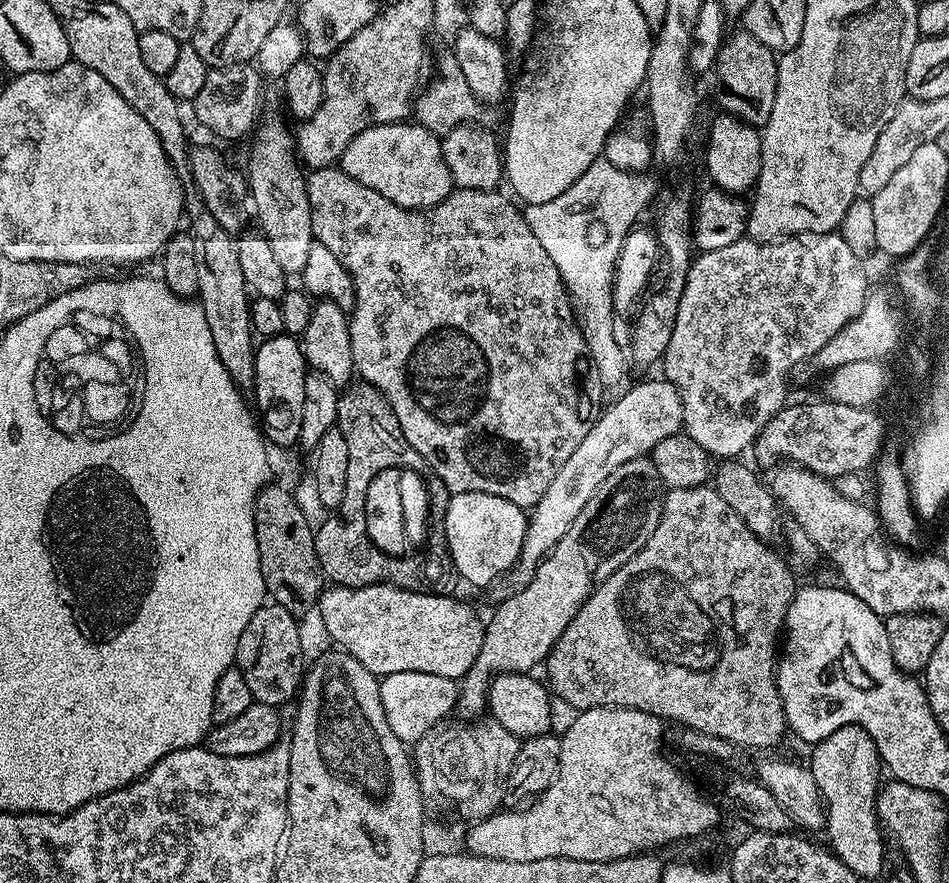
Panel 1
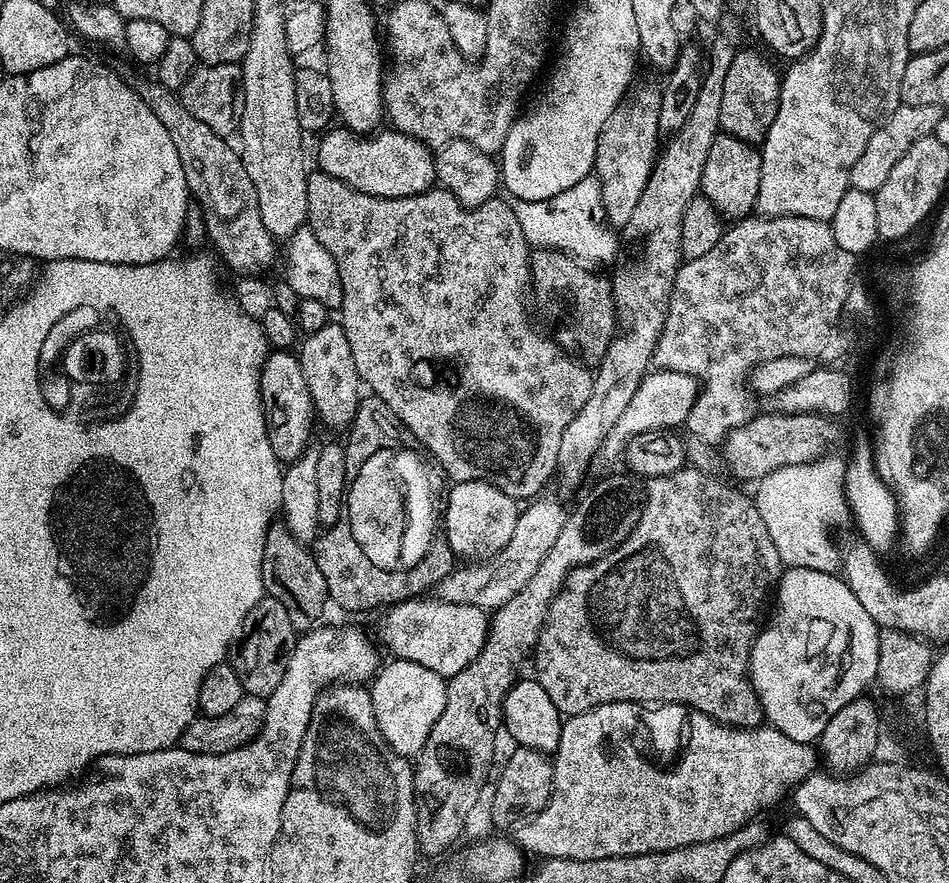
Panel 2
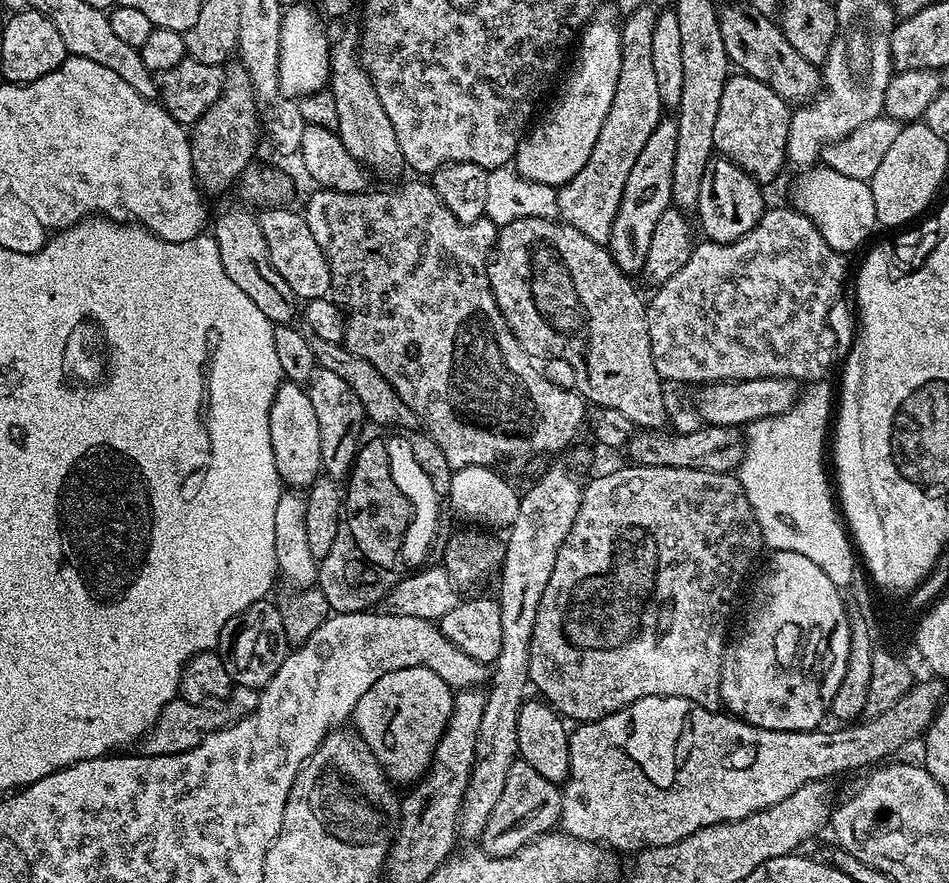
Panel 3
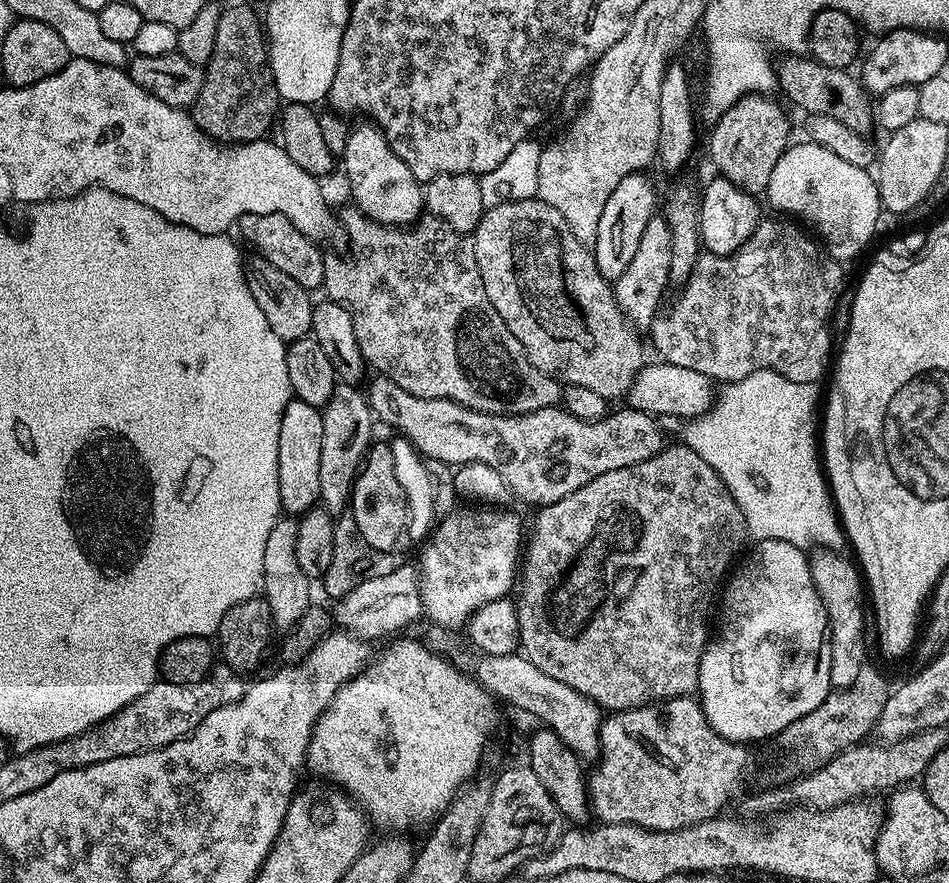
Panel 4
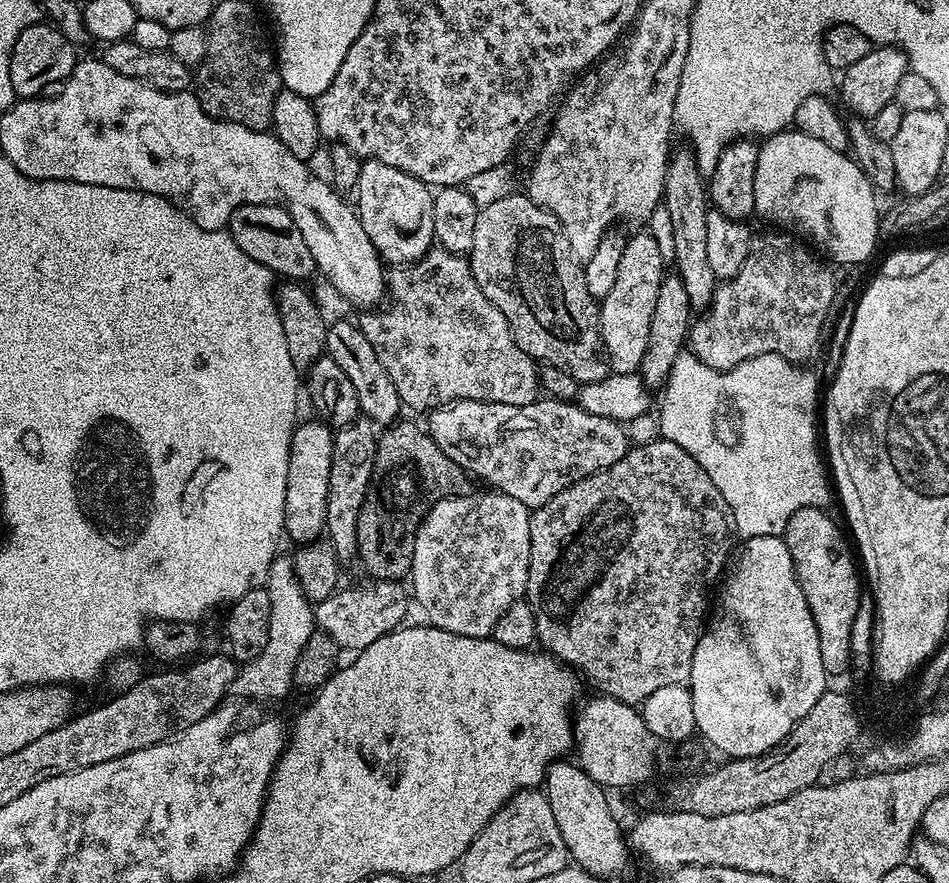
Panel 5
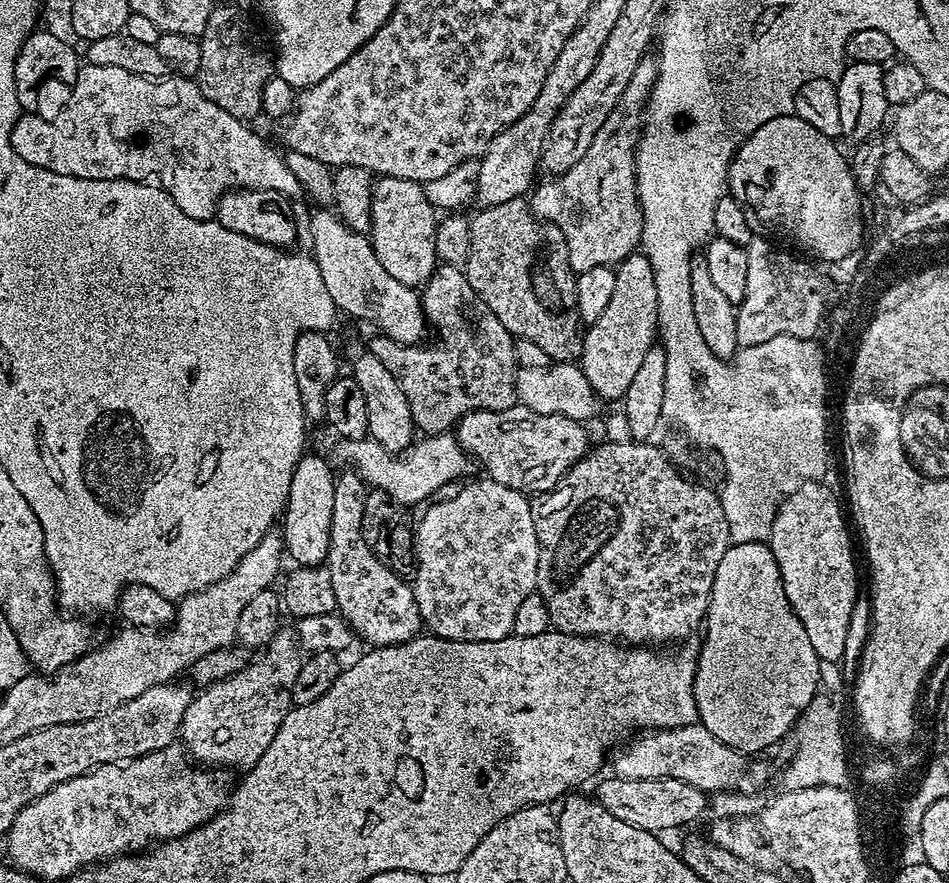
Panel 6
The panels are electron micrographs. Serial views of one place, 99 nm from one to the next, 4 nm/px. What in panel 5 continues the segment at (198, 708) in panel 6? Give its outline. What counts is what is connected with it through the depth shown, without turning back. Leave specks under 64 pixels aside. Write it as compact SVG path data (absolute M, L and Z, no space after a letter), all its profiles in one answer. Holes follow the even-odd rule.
M291 555L273 557L264 588L270 598L270 634L266 646L262 646L262 654L239 665L231 691L240 696L253 696L256 700L280 700L288 691L293 691L292 675L298 654L302 654L302 646L306 646L312 633L317 631L317 625L313 605L298 586Z

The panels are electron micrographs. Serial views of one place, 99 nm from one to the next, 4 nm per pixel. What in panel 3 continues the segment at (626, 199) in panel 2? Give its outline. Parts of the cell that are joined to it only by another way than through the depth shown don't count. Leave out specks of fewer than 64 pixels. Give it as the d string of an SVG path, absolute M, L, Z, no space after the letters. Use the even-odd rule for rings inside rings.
M641 6L633 10L623 21L620 41L622 42L622 70L618 70L618 90L614 90L614 102L610 102L610 112L602 130L598 130L598 142L586 158L586 166L574 174L565 184L559 185L556 194L556 211L563 223L574 226L590 242L607 245L618 206L622 202L622 190L630 169L646 138L654 134L662 115L662 105L658 94L658 82L654 79L654 61L650 58L650 38L654 34L657 9Z

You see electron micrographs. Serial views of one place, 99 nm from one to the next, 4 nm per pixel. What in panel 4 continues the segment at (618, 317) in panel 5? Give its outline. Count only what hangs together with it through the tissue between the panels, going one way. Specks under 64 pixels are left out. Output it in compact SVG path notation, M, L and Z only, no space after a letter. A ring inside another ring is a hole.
M657 214L646 224L638 251L634 254L630 266L614 282L616 301L629 324L640 330L651 329L652 321L661 311L660 303L664 300L664 291L670 288L670 226L666 226L663 215Z

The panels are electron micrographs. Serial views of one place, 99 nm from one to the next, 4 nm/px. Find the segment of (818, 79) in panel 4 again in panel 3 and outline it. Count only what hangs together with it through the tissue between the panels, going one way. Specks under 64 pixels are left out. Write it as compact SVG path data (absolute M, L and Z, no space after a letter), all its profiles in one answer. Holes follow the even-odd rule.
M740 2L740 4L728 4L725 8L723 5L719 9L719 14L722 42L726 42L726 54L735 67L736 64L740 67L737 69L743 75L753 76L758 78L758 82L768 84L770 90L774 90L774 94L778 94L778 98L788 101L789 105L799 106L807 101L815 100L822 87L821 69L815 64L806 62L806 58L802 58L802 54L798 54L798 50L794 50L794 46L790 46L790 42L786 42L779 23L774 22L769 13L763 12L761 8L750 6L747 2Z

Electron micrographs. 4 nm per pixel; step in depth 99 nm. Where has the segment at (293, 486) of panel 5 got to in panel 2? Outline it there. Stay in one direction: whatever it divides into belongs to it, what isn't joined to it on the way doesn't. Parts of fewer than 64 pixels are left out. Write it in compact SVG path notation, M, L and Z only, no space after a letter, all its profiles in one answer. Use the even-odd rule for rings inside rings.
M272 350L260 367L260 401L264 407L266 434L277 460L291 462L310 446L314 409L306 378L302 378L299 355L288 350Z

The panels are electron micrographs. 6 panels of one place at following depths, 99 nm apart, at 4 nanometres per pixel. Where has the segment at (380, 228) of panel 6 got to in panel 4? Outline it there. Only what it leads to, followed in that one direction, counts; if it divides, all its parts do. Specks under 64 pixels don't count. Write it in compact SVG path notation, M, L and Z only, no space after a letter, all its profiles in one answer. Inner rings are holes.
M371 122L363 123L349 131L342 157L348 188L356 199L355 207L379 224L407 226L416 223L425 211L424 184L416 180L414 174L410 174L410 166L394 154L384 131Z

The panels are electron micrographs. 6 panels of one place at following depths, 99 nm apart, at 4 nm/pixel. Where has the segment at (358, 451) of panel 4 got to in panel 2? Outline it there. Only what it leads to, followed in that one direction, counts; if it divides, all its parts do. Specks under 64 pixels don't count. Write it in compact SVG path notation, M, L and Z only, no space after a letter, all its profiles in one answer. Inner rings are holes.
M329 322L321 328L311 329L308 336L298 348L302 378L306 378L306 386L310 390L313 409L318 413L318 420L328 428L347 430L355 418L362 399L362 381L354 366L354 354L350 354L350 342L346 342L346 334L339 322Z

